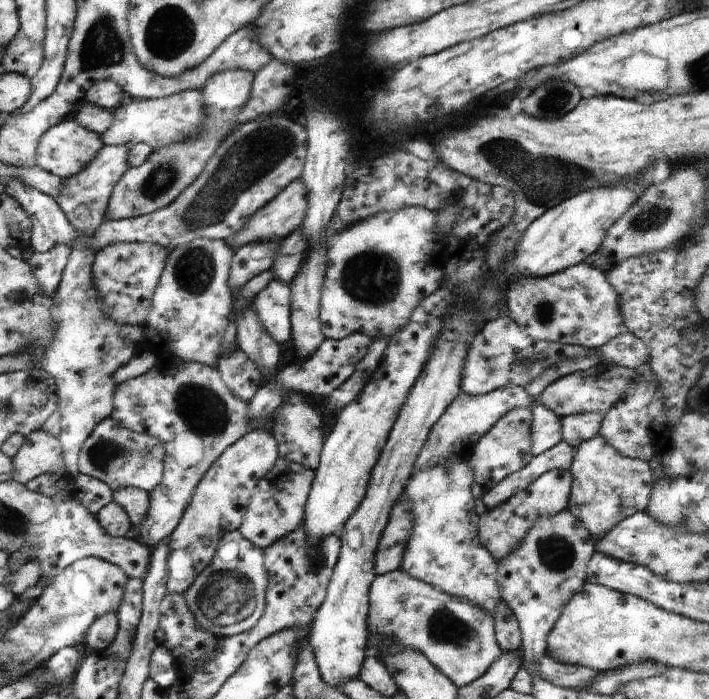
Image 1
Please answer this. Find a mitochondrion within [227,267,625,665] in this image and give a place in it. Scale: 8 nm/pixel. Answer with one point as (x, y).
(445, 627)

